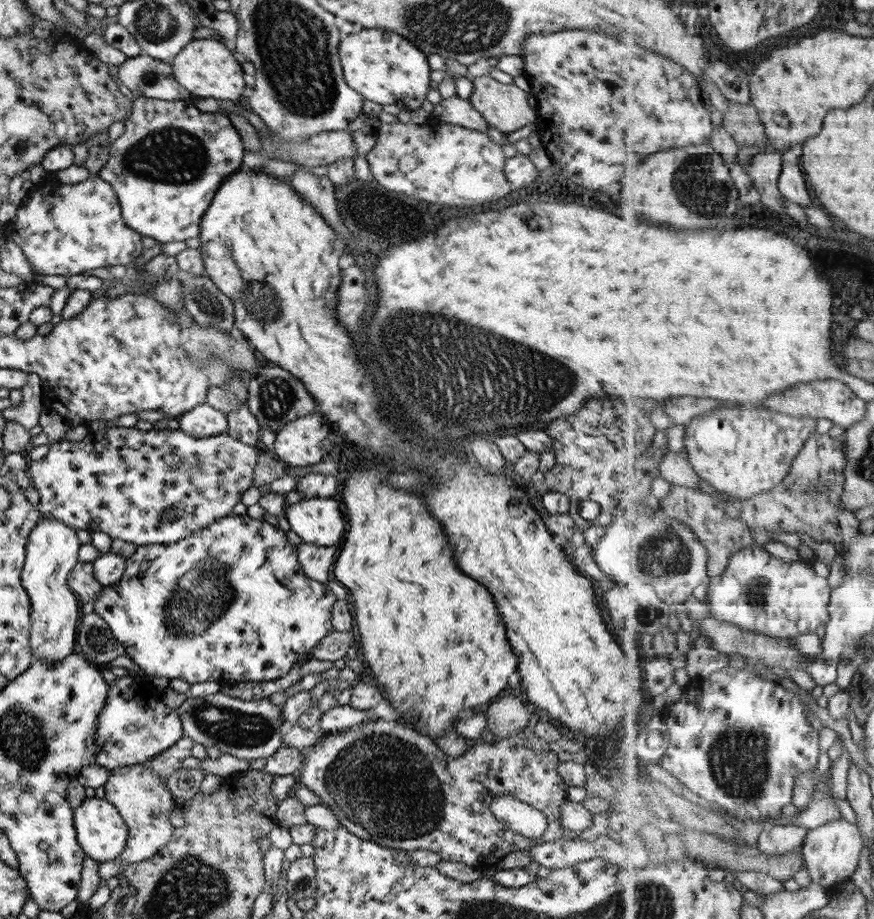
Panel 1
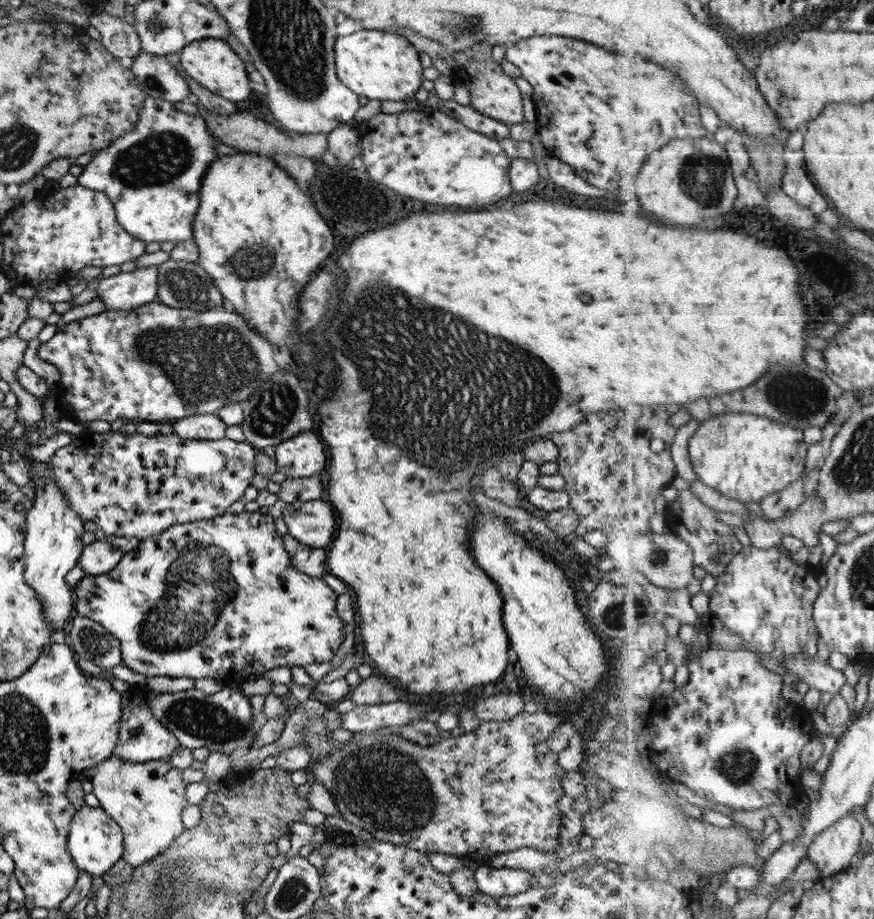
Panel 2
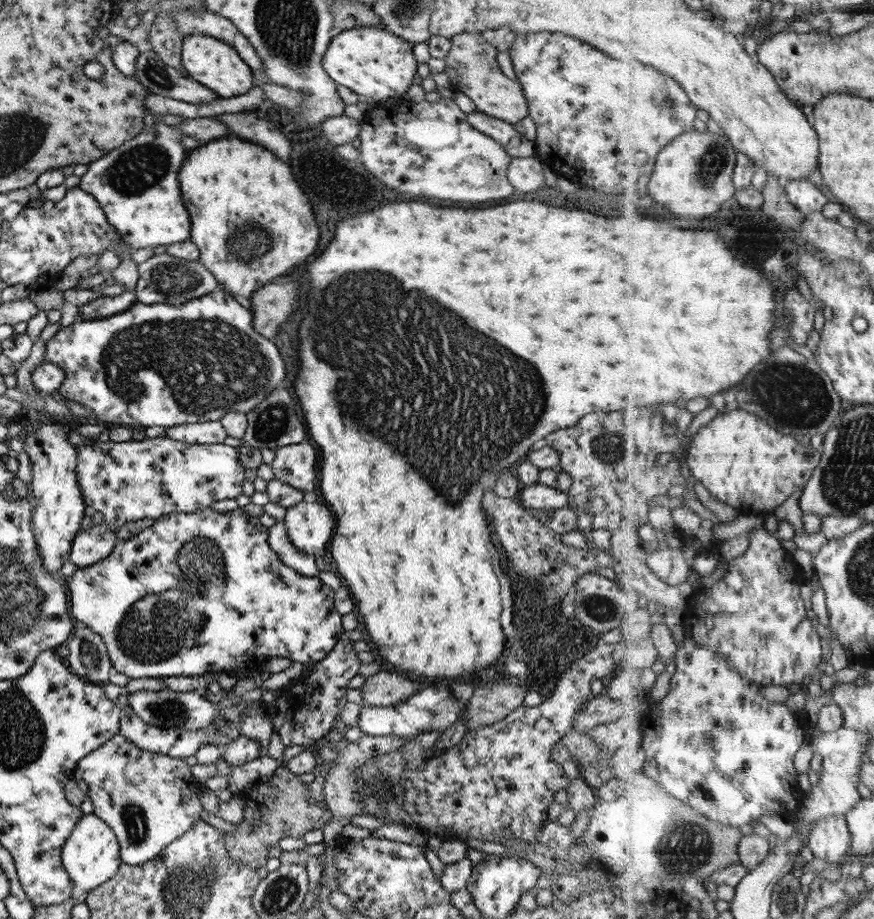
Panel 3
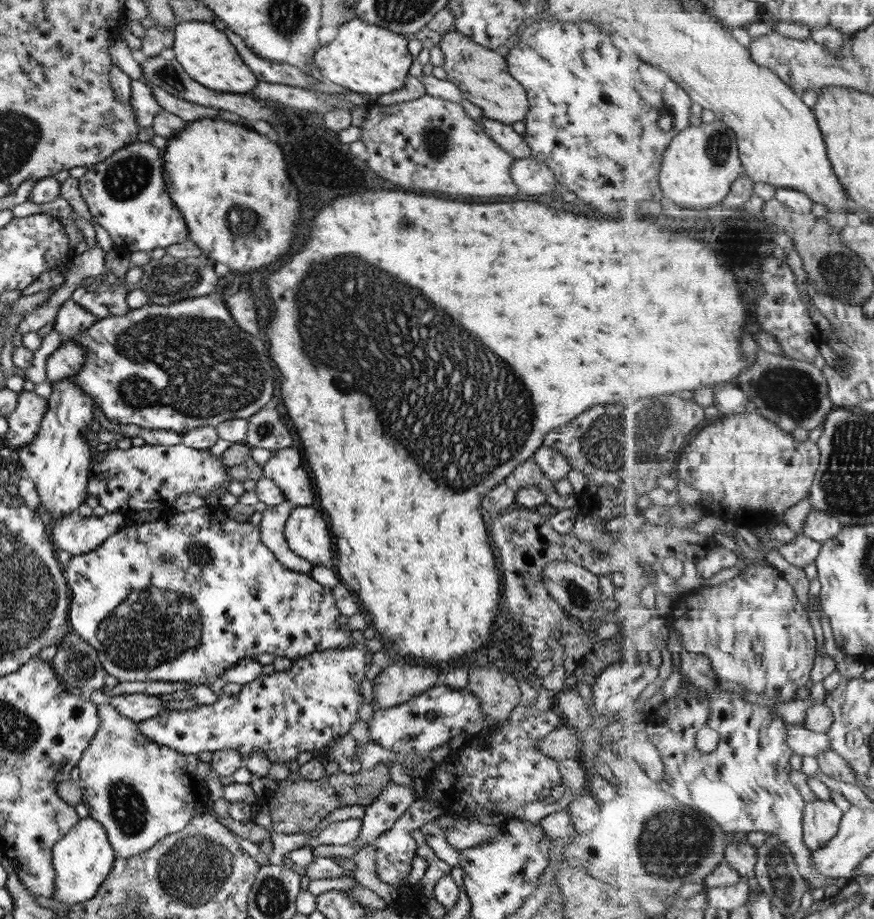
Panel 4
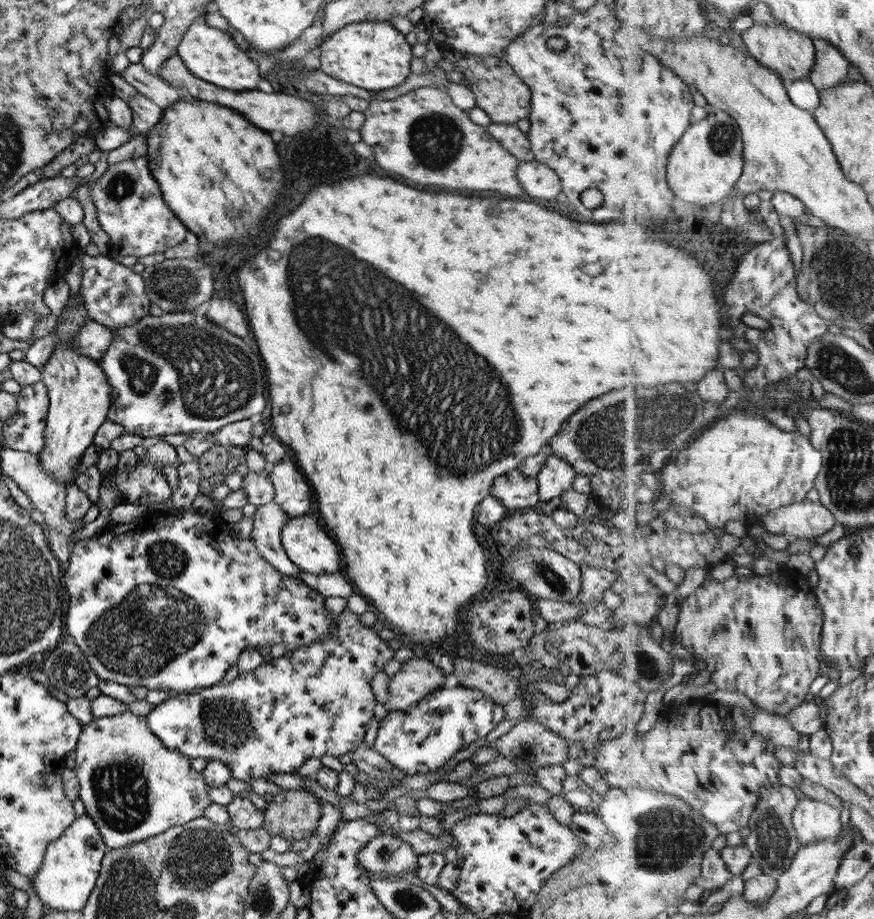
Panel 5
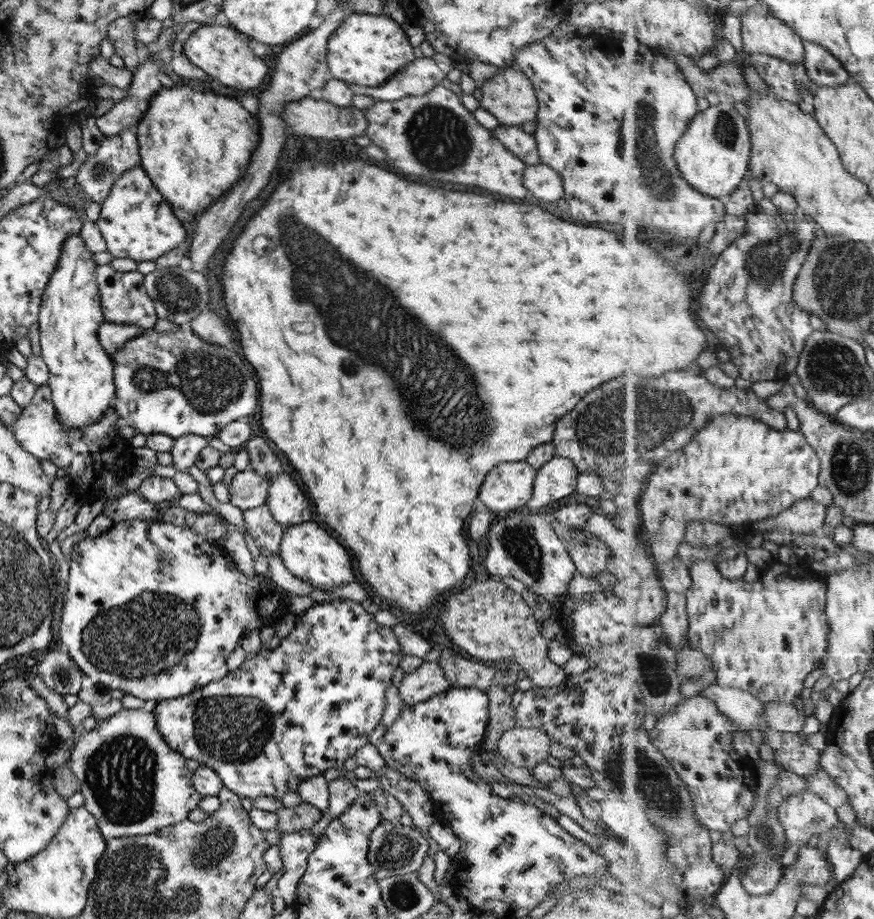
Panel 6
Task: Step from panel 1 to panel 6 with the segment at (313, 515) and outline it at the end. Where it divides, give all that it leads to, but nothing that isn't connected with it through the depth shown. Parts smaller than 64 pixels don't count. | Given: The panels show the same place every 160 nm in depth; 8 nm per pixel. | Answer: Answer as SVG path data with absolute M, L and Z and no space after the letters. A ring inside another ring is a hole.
M316 520L287 527L278 548L278 558L285 569L313 589L333 591L353 581L353 570L347 550Z

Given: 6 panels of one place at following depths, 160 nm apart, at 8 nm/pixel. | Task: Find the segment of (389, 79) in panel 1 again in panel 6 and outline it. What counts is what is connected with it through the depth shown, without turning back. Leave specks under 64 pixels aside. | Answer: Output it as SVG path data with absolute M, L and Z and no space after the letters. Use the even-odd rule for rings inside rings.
M351 13L330 32L326 64L330 76L361 86L377 87L414 60L413 50L401 27L385 14Z

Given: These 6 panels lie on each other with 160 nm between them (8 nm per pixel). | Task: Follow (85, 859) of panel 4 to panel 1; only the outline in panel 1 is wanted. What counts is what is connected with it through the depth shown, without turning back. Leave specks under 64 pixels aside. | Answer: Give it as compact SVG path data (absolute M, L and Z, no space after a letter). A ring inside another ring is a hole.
M88 795L87 799L72 810L73 828L75 828L76 841L84 856L92 858L95 862L111 862L117 858L127 840L127 825L119 816L117 809L101 798Z

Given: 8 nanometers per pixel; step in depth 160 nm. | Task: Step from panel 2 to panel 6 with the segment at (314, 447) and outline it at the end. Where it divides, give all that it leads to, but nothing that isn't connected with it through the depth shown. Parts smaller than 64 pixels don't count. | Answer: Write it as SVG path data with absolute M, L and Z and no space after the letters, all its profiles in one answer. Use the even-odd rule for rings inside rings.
M281 472L268 480L264 503L280 526L289 527L315 520L307 494L286 473Z

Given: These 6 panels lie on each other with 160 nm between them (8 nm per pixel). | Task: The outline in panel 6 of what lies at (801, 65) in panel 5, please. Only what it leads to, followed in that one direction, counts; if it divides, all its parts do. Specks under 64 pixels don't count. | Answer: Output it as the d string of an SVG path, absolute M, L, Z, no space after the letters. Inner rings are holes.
M757 3L741 17L744 54L765 54L804 64L805 42L784 19L774 15L770 6Z

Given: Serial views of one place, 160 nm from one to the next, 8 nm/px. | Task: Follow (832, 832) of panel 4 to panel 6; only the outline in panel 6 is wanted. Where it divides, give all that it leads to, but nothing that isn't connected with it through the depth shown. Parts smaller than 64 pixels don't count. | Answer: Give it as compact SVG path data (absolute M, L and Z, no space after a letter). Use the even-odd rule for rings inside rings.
M806 788L784 799L779 806L778 819L786 831L789 842L793 846L799 846L800 849L807 844L813 843L818 834L827 832L829 828L833 828L837 822L840 822L837 810L816 792L813 792L811 788Z

